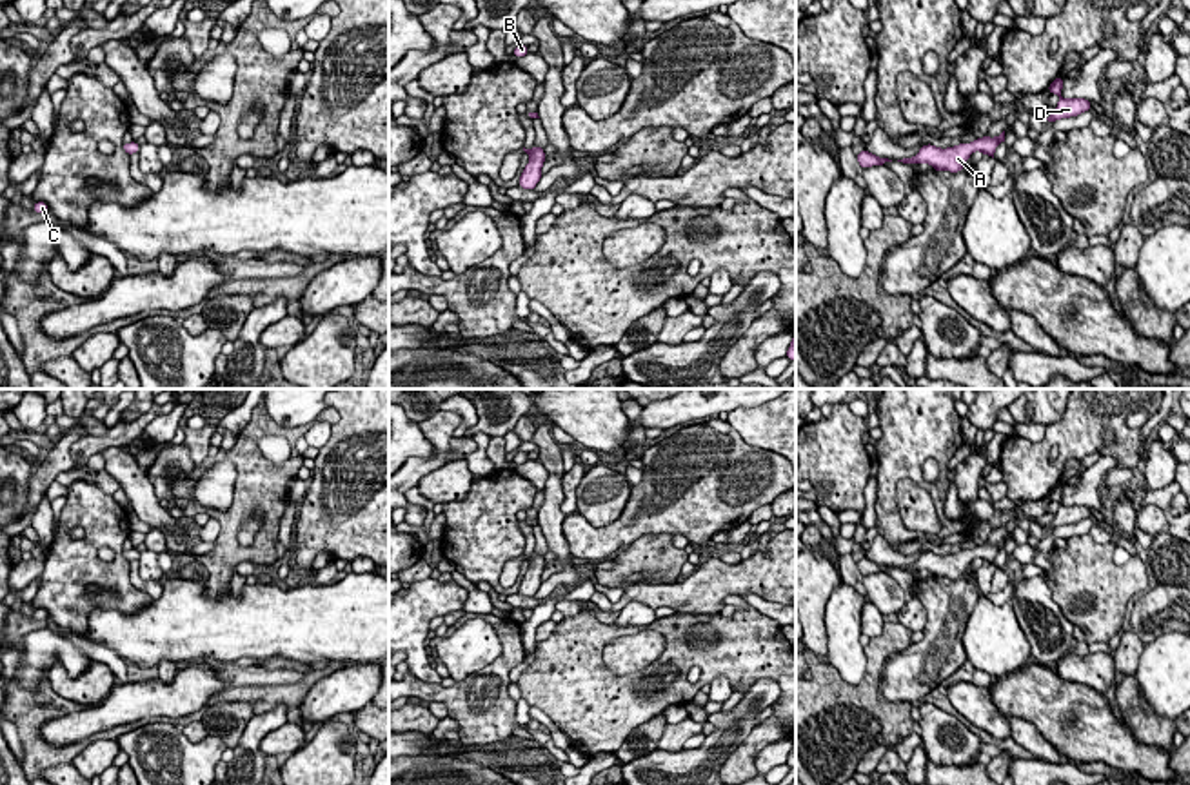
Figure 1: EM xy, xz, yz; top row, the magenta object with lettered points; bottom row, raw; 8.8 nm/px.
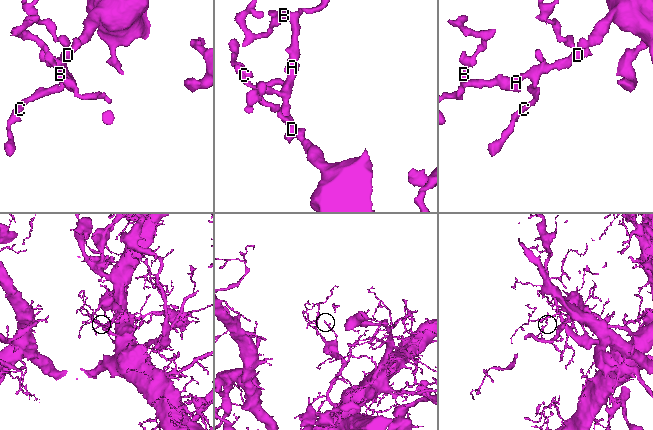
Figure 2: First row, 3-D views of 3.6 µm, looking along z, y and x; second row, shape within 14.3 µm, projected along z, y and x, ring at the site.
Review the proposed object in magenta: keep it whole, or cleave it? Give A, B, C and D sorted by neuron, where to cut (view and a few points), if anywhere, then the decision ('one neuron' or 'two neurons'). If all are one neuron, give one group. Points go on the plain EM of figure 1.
groups A B C D; cut none; one neuron

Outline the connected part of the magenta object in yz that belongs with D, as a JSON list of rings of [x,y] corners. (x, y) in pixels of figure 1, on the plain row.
[[[1057,483],[1046,496],[1052,502],[1059,503],[1056,518],[1046,525],[1052,531],[1059,525],[1070,525],[1070,523],[1077,523],[1085,518],[1092,518],[1090,507],[1085,507],[1085,505],[1066,507],[1066,505],[1061,503],[1061,496],[1063,496],[1063,485],[1061,483]]]

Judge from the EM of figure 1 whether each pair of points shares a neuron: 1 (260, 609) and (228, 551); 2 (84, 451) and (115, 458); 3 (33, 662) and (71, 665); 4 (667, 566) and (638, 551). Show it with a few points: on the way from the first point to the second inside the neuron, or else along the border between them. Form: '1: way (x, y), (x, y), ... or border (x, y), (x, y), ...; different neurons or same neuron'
1: border (202, 584), (211, 596), (229, 589); different neurons
2: border (120, 446), (109, 446), (104, 451); different neurons
3: way (42, 653), (57, 649), (64, 656); same neuron
4: way (660, 558), (645, 555); same neuron

